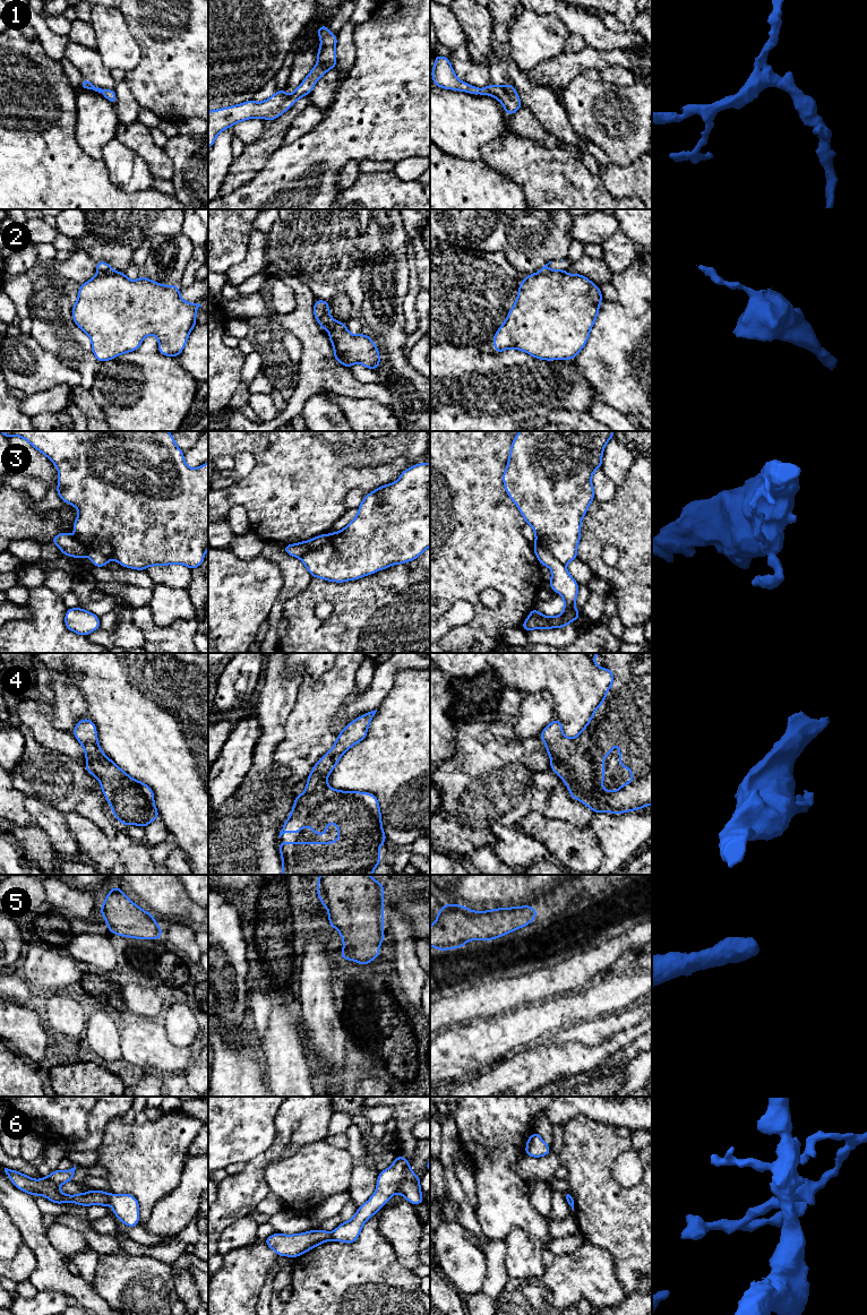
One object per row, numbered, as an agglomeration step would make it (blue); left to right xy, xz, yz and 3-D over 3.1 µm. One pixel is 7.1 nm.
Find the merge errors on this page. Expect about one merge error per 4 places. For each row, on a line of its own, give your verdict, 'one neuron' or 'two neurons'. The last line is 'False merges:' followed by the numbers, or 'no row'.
1: one neuron
2: two neurons
3: two neurons
4: one neuron
5: one neuron
6: two neurons
False merges: 2, 3, 6

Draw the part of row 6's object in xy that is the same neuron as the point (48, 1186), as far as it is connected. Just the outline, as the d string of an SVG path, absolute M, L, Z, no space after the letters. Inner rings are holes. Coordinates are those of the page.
M76 1166L67 1171L53 1170L50 1176L42 1177L40 1180L33 1179L19 1171L5 1168L6 1175L11 1183L20 1191L24 1191L33 1196L42 1195L53 1203L61 1204L72 1202L78 1205L102 1205L109 1204L110 1194L102 1191L89 1191L76 1195L63 1194L59 1187L67 1181L72 1181Z

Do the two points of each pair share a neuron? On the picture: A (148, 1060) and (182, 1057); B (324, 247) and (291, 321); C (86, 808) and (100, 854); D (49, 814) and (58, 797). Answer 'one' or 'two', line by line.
A: one
B: two
C: two
D: two

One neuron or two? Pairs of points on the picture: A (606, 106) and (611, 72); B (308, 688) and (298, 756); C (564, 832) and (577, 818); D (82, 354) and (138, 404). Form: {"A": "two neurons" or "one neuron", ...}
{"A": "two neurons", "B": "one neuron", "C": "two neurons", "D": "two neurons"}

